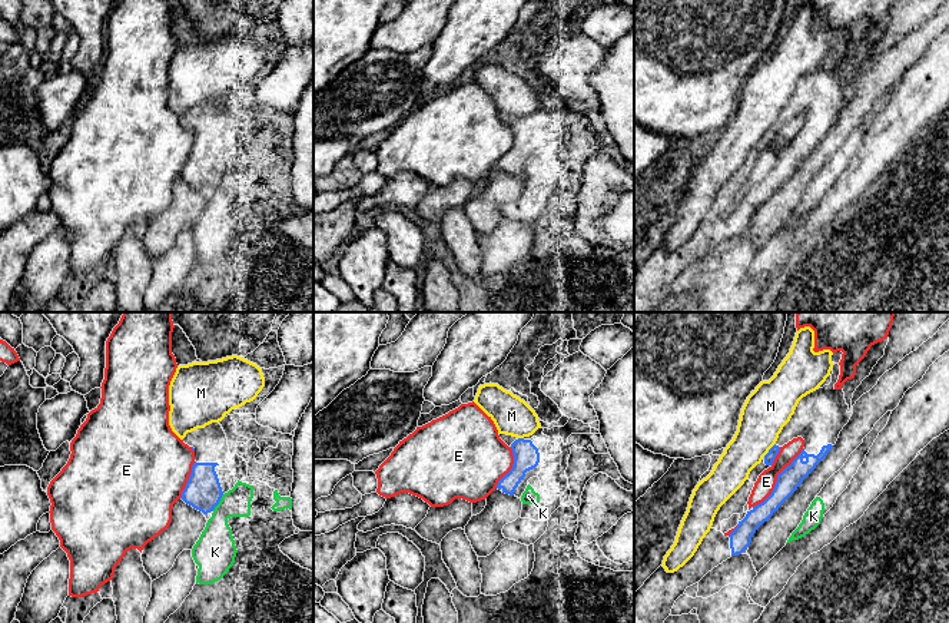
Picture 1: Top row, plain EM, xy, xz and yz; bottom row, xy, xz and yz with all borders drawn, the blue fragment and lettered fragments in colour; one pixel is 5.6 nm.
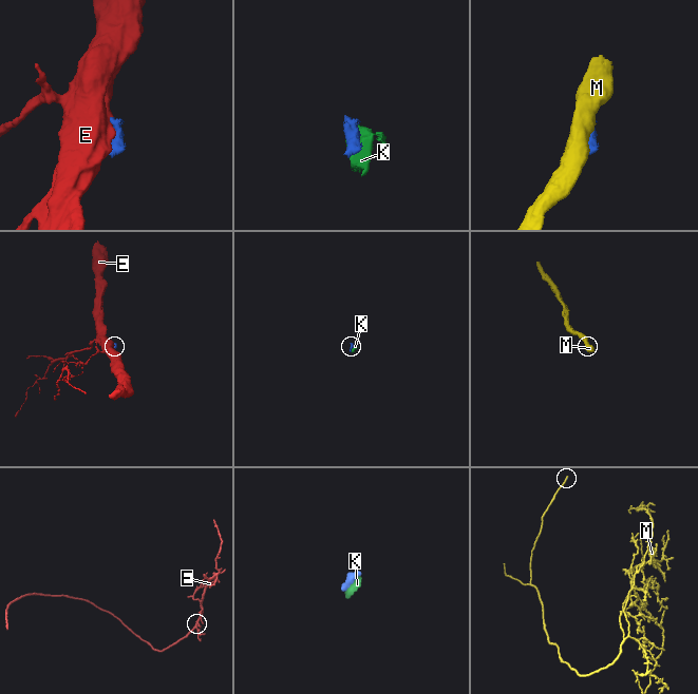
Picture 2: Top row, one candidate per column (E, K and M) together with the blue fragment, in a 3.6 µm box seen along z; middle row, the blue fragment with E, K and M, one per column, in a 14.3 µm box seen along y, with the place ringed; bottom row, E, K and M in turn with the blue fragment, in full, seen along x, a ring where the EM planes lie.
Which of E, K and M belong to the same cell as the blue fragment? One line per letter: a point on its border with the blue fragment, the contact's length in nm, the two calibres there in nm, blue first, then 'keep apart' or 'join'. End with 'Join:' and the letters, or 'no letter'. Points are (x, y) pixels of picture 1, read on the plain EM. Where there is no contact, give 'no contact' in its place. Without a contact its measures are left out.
E: contact yz (777, 159); length 440 nm; calibres 130 and 110 nm; keep apart
K: contact xy (218, 182); length 120 nm; calibres 200 and 220 nm; keep apart
M: contact yz (769, 129); length 100 nm; calibres 60 and 260 nm; keep apart
Join: no letter

